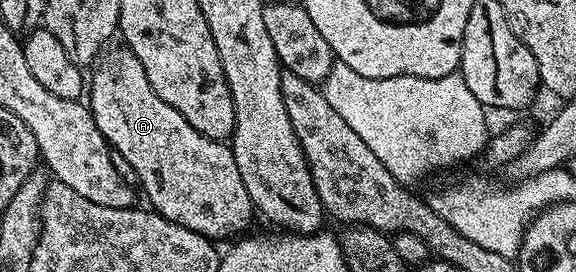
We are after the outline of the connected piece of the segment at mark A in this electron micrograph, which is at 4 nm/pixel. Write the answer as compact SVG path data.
M119 44L116 50L104 49L91 71L89 105L93 120L97 128L101 128L101 136L105 136L108 147L114 153L125 156L129 164L133 164L133 172L137 172L139 177L138 185L141 190L143 186L151 201L148 202L150 209L170 222L181 224L212 240L234 239L242 235L242 230L251 222L253 207L230 145L197 132L197 128L193 128L193 124L189 124L189 120L185 120L185 116L181 116L177 108L169 108L169 104L165 104L165 100L161 100L161 96L153 92L153 84L149 84L149 76L145 76L141 60L137 60L137 56L126 45Z

